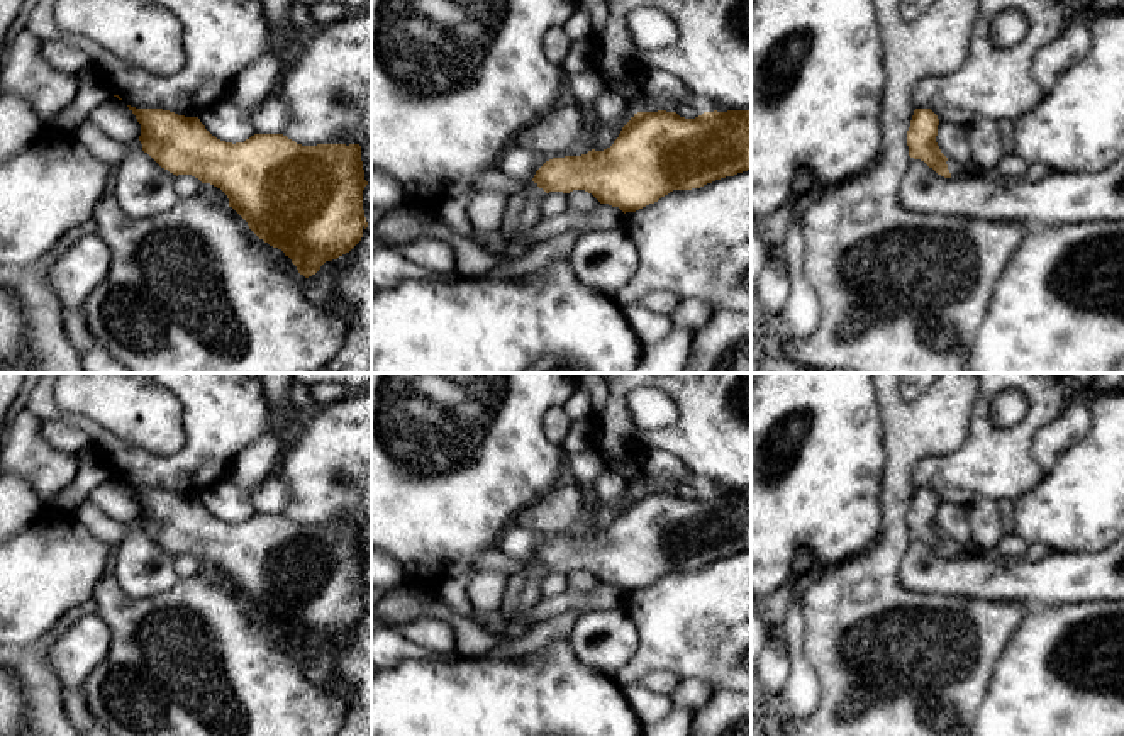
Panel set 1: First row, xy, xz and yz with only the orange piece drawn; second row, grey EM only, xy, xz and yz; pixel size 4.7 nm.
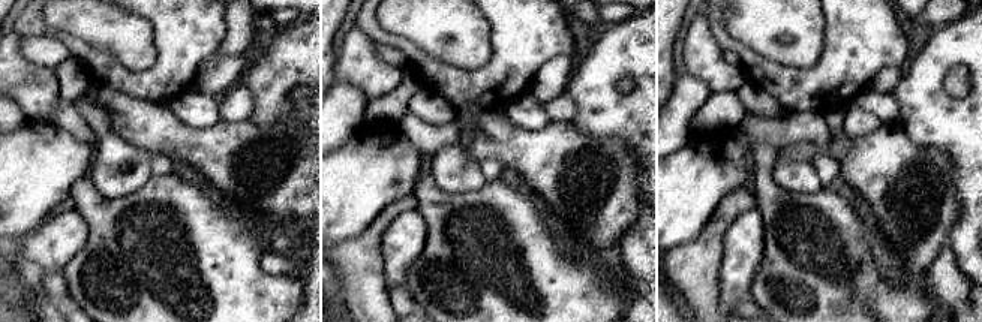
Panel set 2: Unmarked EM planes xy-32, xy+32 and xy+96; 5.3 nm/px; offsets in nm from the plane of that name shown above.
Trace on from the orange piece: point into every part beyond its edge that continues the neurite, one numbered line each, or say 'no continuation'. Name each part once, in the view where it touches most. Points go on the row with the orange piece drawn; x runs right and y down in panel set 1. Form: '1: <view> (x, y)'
1: yz (957, 170)

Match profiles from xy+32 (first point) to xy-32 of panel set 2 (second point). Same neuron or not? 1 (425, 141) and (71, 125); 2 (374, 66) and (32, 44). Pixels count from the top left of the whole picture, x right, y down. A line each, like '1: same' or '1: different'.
1: same
2: different

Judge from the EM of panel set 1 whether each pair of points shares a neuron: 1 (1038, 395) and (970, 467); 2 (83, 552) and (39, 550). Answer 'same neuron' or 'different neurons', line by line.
1: same neuron
2: same neuron

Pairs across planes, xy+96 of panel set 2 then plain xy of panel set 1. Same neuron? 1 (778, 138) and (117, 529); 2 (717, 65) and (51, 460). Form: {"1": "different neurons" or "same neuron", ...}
{"1": "same neuron", "2": "same neuron"}

